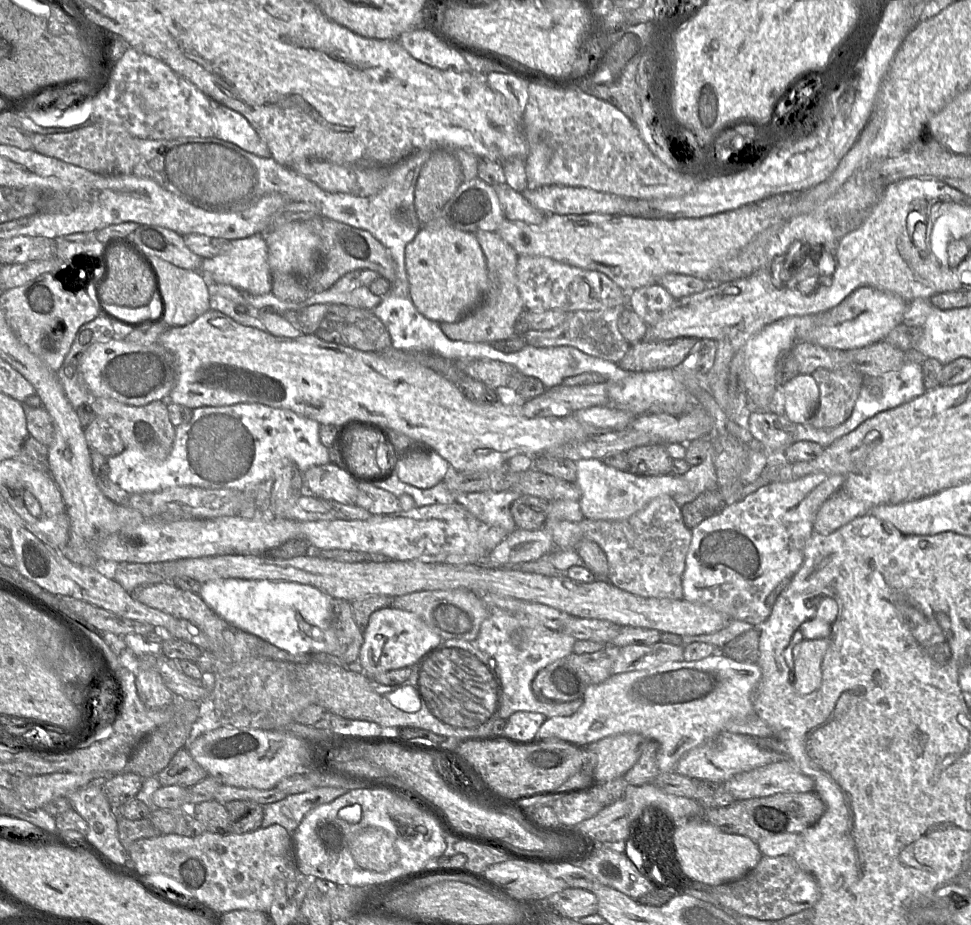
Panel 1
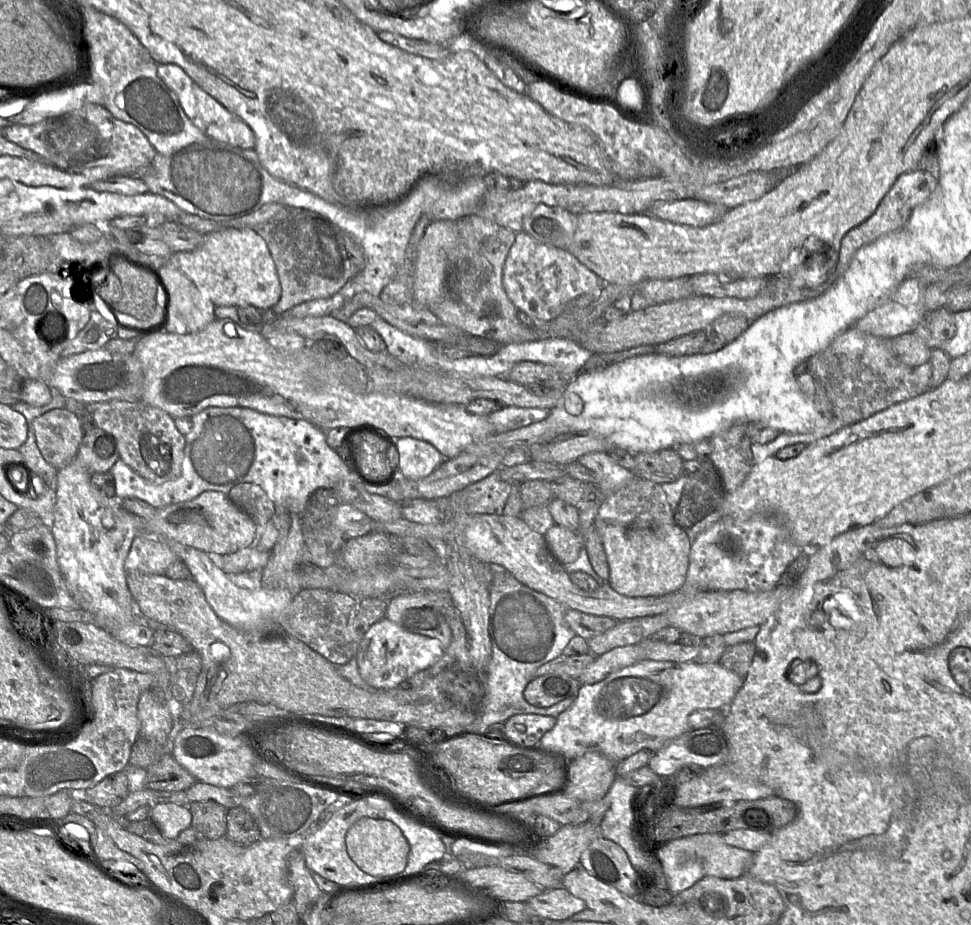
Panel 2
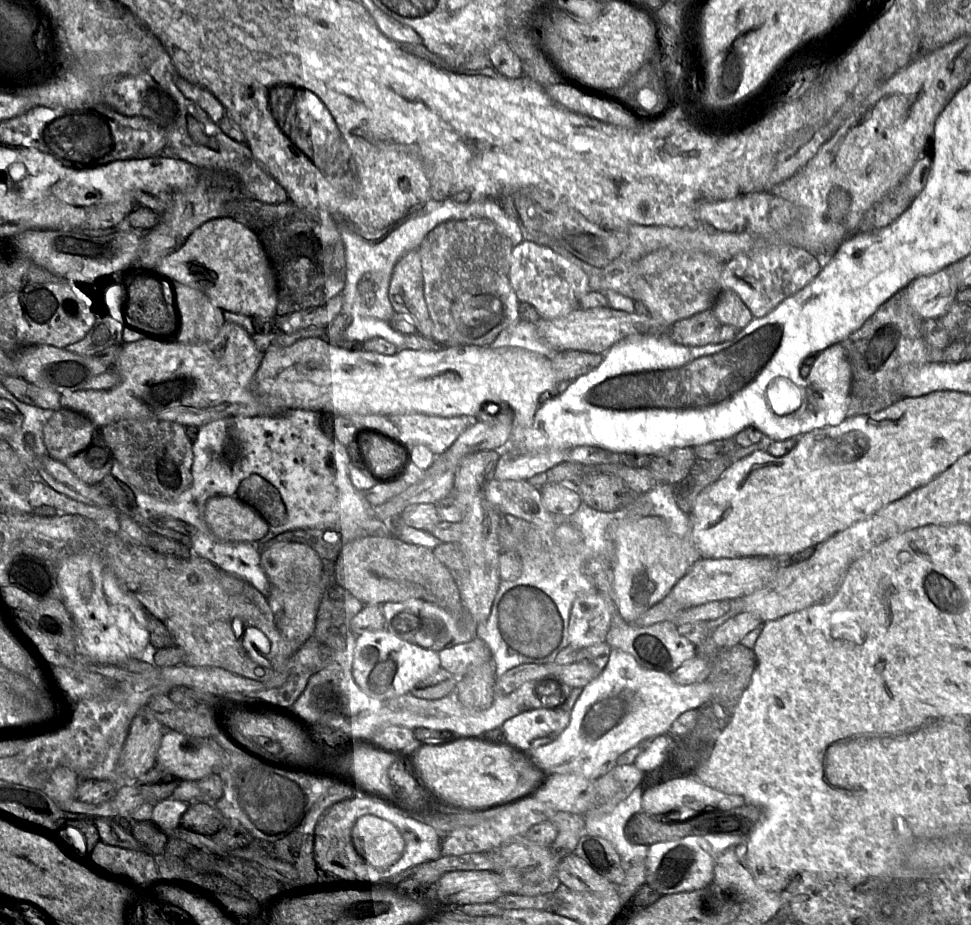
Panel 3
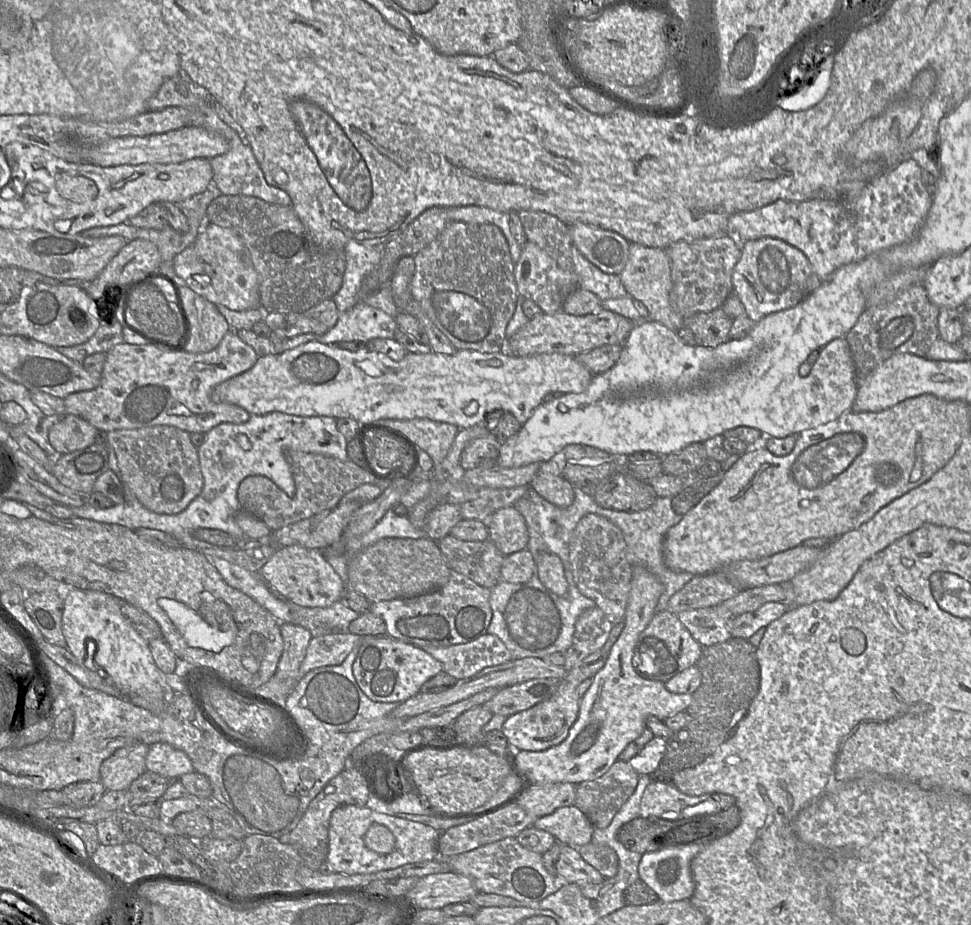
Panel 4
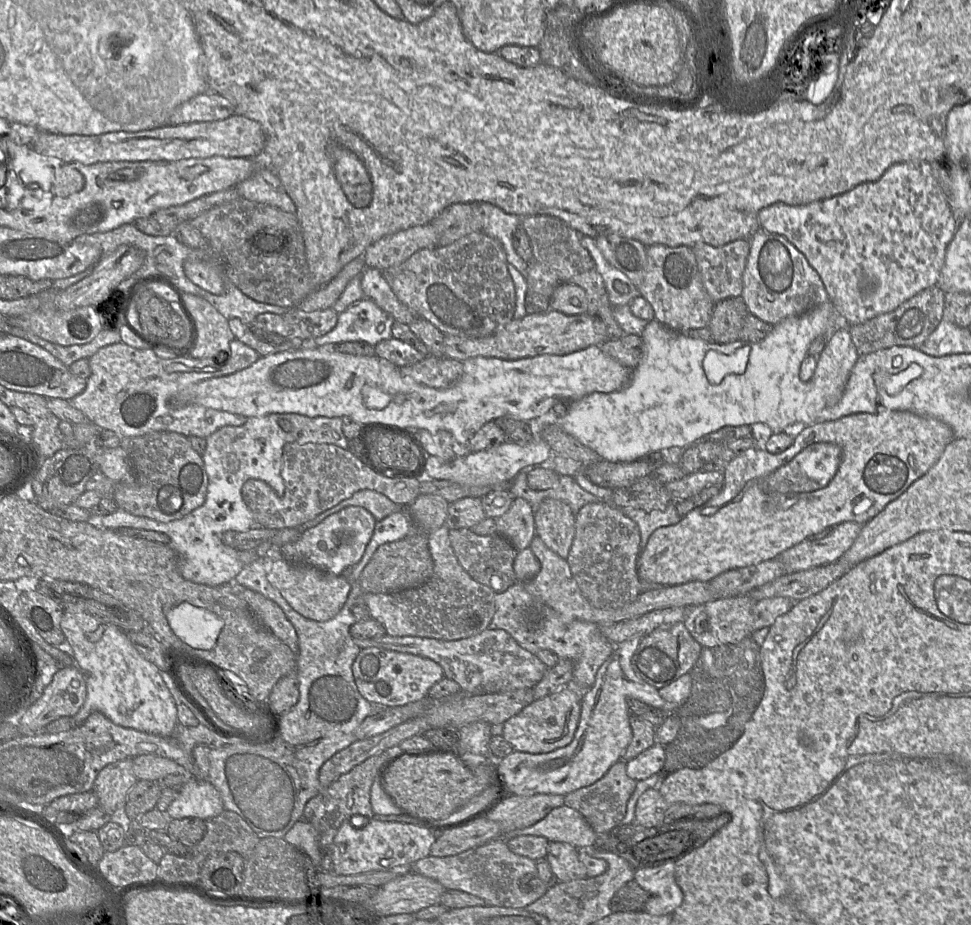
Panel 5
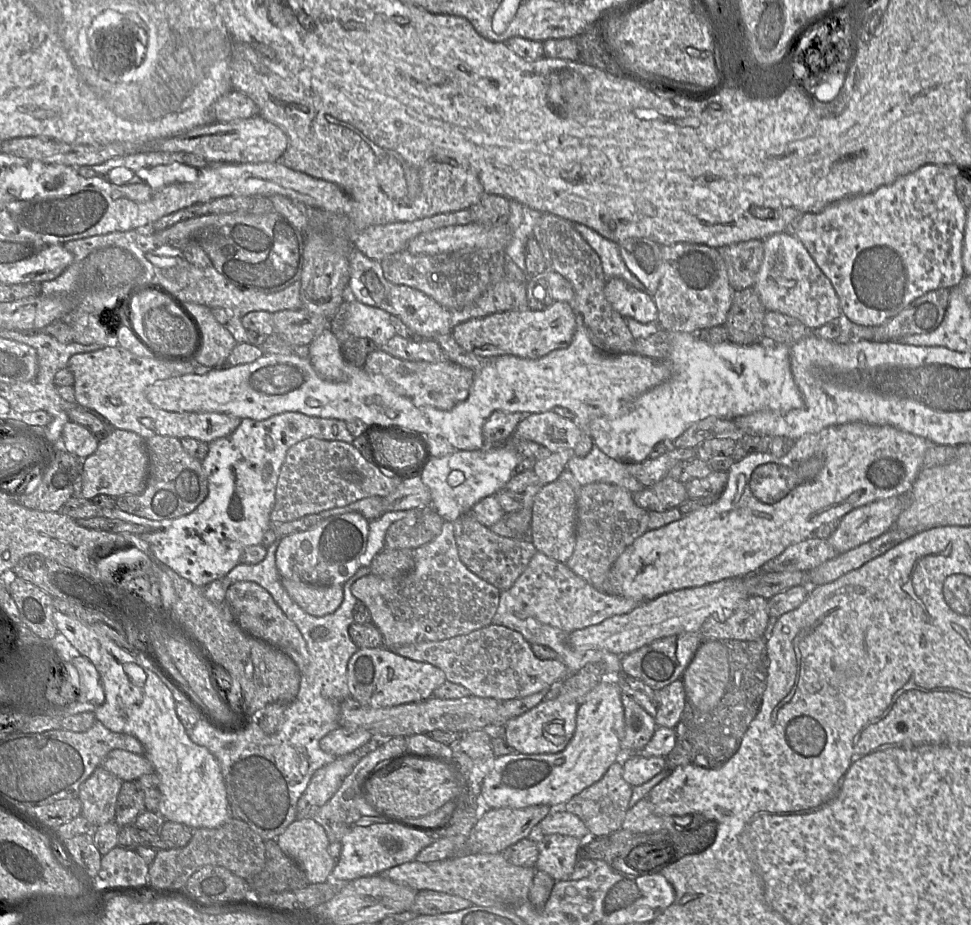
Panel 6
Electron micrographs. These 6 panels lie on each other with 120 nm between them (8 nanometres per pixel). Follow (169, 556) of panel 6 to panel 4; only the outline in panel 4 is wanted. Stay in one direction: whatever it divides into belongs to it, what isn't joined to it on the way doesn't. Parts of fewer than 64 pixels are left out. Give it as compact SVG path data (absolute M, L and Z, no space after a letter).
M272 412L265 415L250 415L249 420L245 423L220 423L204 434L204 441L197 449L204 485L201 493L182 512L178 514L155 513L144 507L125 485L125 501L121 504L114 504L105 509L94 508L89 504L70 508L74 513L74 517L103 523L119 524L131 530L151 528L166 532L175 537L183 547L188 547L189 538L193 537L193 531L197 528L221 530L232 535L237 540L251 540L245 536L235 520L236 513L241 509L237 497L237 491L241 481L248 476L262 475L271 479L288 497L293 497L296 488L288 463L288 453L300 451L304 453L322 454L341 461L346 461L348 460L346 451L347 443L348 441L337 429L336 419L333 417L296 416L281 412Z

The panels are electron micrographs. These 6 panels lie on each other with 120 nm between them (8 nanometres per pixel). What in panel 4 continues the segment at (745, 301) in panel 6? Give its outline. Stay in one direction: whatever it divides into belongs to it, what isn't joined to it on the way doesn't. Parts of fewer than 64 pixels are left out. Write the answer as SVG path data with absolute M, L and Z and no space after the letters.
M719 307L710 312L685 317L684 327L693 333L695 345L715 347L731 340L729 337L732 322L733 320Z

